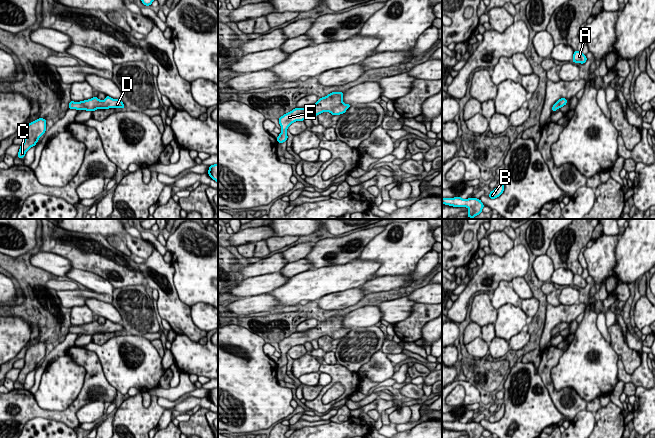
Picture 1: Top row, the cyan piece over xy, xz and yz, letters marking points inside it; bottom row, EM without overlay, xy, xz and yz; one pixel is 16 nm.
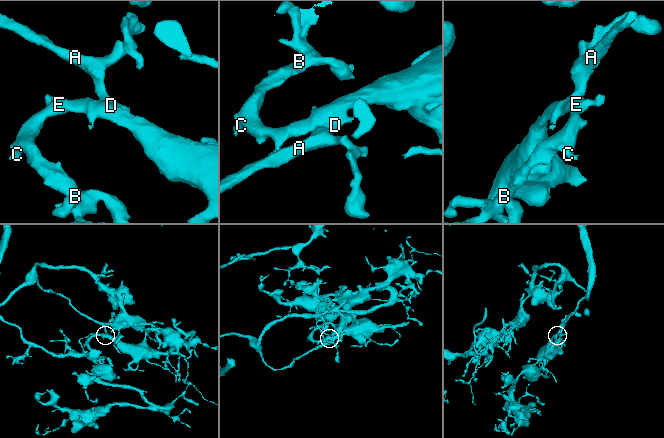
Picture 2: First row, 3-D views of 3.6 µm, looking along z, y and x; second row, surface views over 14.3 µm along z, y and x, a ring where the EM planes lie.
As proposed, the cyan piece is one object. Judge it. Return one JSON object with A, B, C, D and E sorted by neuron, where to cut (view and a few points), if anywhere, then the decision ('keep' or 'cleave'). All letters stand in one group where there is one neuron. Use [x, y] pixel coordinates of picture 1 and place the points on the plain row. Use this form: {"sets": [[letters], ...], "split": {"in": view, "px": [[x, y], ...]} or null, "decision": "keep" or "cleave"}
{"sets": [["A", "B", "C", "D", "E"]], "split": null, "decision": "keep"}

